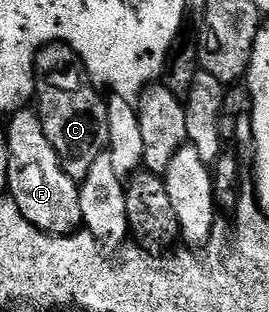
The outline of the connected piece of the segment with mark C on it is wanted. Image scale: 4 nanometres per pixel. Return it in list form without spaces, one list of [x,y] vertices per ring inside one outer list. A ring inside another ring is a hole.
[[[53,43],[44,45],[37,51],[34,105],[40,115],[42,131],[46,135],[46,139],[50,139],[50,147],[54,147],[66,175],[70,175],[70,179],[77,183],[84,181],[86,175],[90,175],[90,167],[94,167],[94,163],[99,157],[105,156],[106,150],[109,148],[108,105],[95,91],[97,92],[86,80],[84,64],[81,63],[80,56],[69,45]]]

